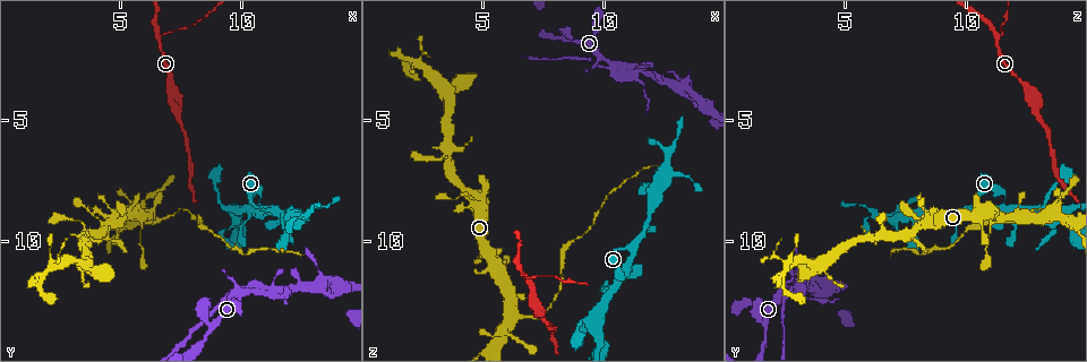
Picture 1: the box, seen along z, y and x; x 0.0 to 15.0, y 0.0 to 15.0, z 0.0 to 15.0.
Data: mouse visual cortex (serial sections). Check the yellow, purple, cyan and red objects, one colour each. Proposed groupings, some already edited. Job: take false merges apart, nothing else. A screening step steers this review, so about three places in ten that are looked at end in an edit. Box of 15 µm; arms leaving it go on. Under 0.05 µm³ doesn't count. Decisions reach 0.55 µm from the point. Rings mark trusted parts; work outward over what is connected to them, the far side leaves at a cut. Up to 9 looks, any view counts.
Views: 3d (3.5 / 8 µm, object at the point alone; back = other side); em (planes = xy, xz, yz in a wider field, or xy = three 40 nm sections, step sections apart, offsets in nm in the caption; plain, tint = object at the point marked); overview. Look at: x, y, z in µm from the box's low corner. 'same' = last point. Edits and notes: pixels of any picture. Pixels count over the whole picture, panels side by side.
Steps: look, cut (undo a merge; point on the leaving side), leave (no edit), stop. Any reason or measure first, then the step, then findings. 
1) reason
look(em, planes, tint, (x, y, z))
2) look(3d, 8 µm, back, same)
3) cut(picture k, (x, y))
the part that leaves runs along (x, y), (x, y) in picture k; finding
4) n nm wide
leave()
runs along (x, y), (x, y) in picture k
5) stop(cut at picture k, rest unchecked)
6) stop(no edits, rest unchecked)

abrupt turn
look(3d, 3.5 µm, (10.5, 12.2, 2.5))

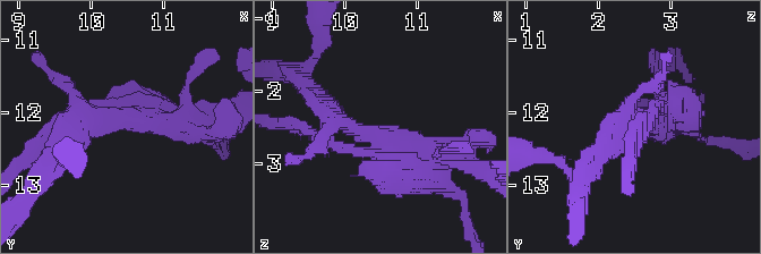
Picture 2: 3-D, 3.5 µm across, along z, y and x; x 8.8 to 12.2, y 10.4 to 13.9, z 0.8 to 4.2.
4 arms; arms of 200, 300, 350, 400 nm; need the tissue
look(em, xy, step 1, tint, (10.35, 12.05, 2.65))

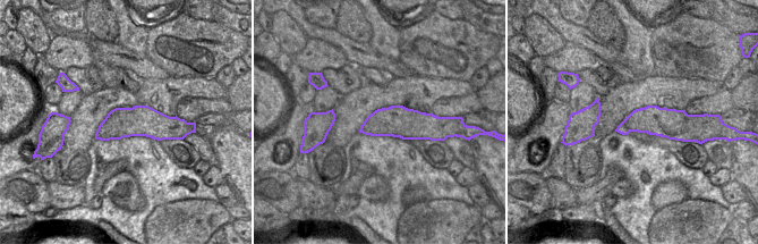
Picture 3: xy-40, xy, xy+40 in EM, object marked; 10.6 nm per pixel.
cut(picture 2, (375, 180))
two cells meet here

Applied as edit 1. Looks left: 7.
see it whole again
look(overview)

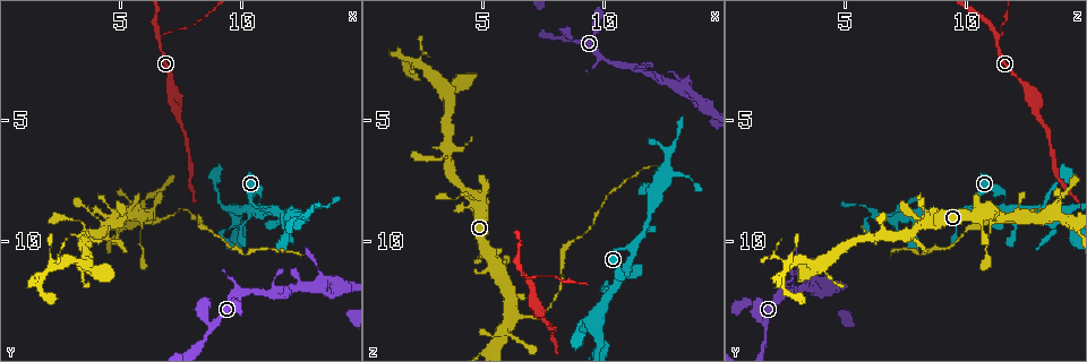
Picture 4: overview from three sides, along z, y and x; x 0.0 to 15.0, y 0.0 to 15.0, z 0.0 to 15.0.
three arms meet
look(3d, 3.5 µm, (8.6, 13.4, 1.6))

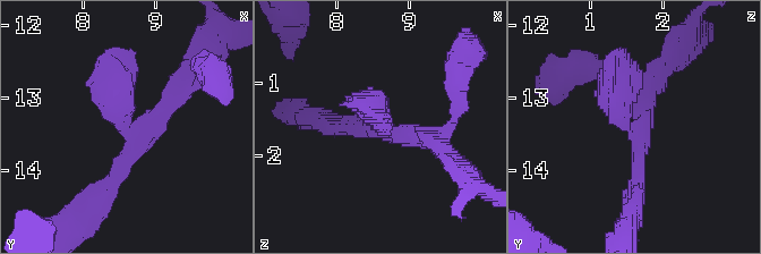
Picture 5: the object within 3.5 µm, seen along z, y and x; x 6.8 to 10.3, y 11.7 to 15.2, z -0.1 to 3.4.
3 arms; arms of 200, 300, 450 nm; shape alone is not enough
look(em, xy, step 2, tint, (8.55, 13.40, 1.55))

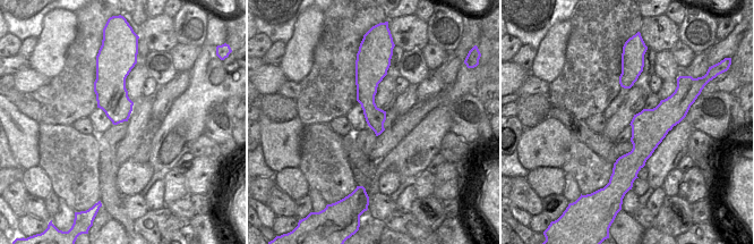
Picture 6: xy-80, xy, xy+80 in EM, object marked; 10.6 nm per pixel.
look(em, xy, step 3, tint, same)

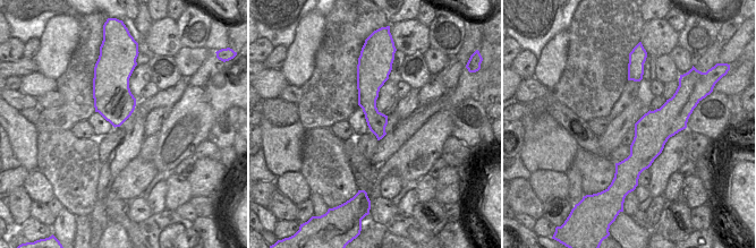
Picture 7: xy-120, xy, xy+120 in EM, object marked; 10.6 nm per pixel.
leave()
runs along (368, 75), (368, 108), (380, 135) in picture 7; one cell here

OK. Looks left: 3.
four-way junction
look(3d, 8 µm, (10.7, 8.5, 11.4))

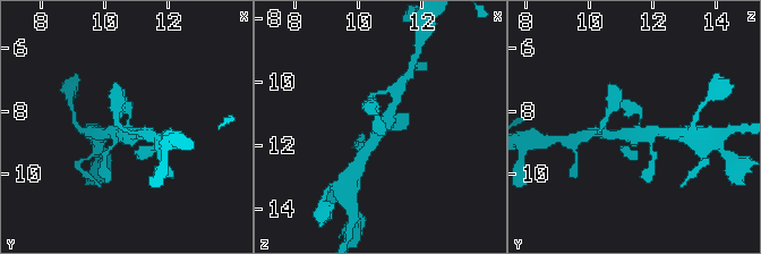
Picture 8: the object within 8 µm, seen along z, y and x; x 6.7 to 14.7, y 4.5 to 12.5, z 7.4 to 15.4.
look(3d, 3.5 µm, (10.7, 8.7, 11.5))

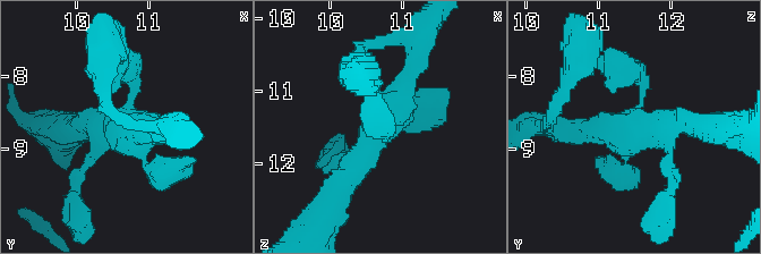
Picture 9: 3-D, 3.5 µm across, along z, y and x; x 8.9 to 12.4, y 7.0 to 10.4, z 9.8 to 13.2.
4 arms; arms of 150, 200, 300, 350 nm; need the tissue
look(em, xy, step 1, tint, same)

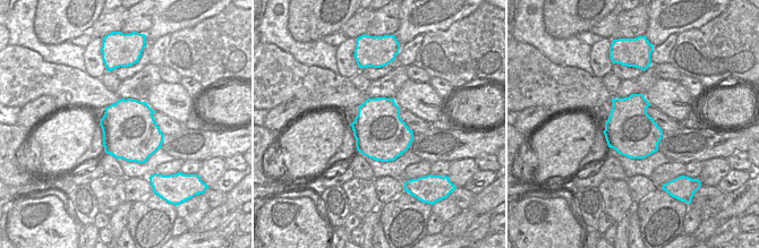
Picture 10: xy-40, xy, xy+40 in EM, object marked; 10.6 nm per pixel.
leave()
all the same cell

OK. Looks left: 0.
stop(cut at picture 2, rest unchecked)

